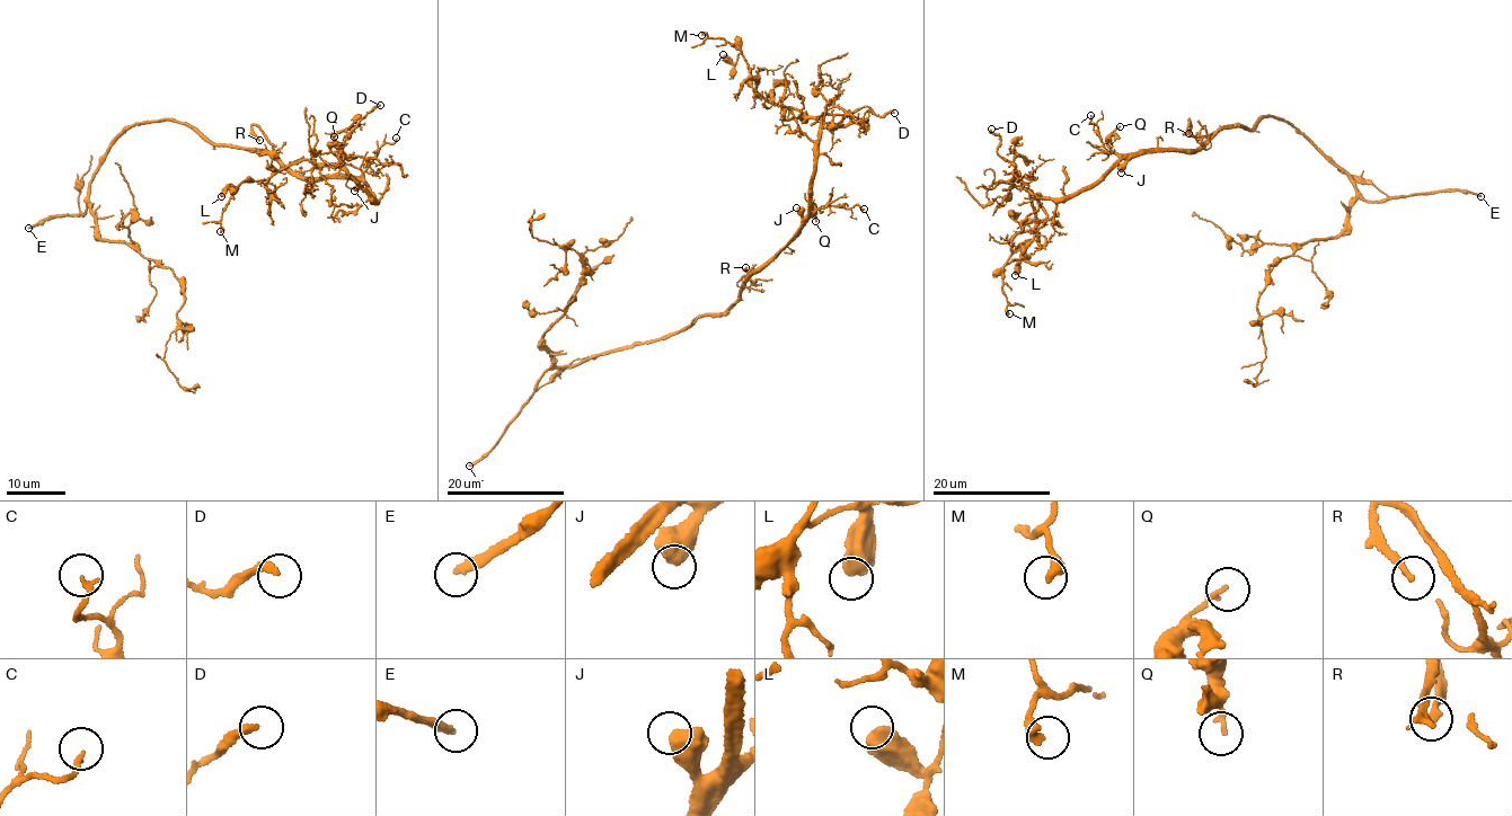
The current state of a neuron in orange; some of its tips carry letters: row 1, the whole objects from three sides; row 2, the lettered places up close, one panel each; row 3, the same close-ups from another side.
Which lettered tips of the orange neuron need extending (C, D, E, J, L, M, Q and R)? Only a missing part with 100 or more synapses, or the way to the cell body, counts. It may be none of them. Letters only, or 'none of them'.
E, J, R

